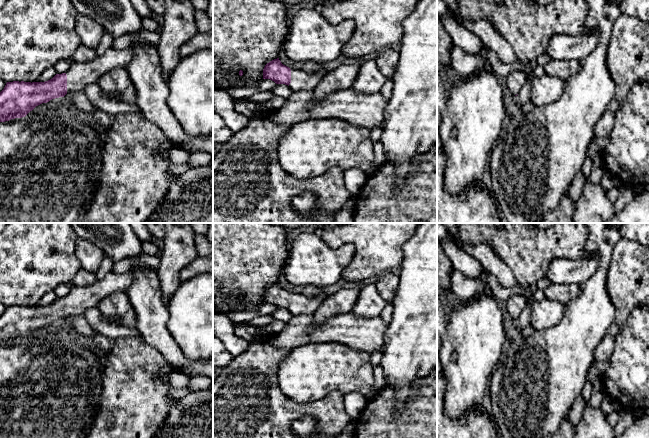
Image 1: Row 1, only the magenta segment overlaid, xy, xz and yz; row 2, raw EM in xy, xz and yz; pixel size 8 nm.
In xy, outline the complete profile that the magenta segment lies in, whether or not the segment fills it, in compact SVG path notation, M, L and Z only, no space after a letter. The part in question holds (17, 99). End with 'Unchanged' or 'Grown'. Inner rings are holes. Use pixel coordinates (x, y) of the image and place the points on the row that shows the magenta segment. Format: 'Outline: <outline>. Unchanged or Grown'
Outline: M109 48L86 63L73 63L62 74L45 82L7 82L0 92L0 122L25 117L36 106L67 93L81 93L87 85L95 84L100 76L117 67L126 68L133 49Z. Grown

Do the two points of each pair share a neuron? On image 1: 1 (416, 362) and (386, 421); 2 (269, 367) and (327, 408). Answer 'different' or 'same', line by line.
1: different
2: same

